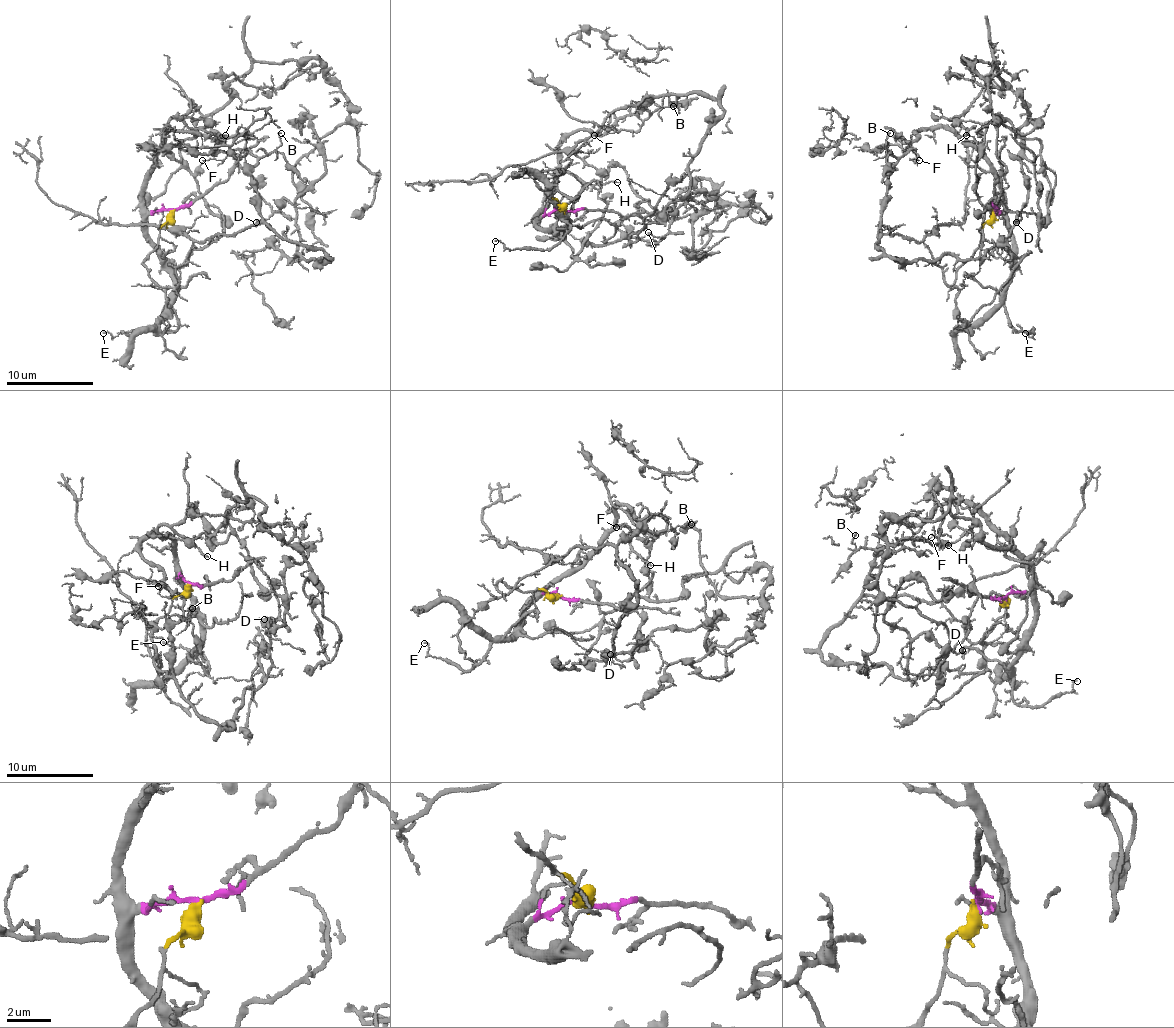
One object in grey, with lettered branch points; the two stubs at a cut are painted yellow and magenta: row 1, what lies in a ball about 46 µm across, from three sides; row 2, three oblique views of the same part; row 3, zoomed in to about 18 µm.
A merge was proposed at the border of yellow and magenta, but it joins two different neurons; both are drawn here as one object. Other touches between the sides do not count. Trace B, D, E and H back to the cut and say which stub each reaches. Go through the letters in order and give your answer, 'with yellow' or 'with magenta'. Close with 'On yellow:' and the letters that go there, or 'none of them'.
B: with yellow
D: with yellow
E: with magenta
H: with magenta
On yellow: B, D

